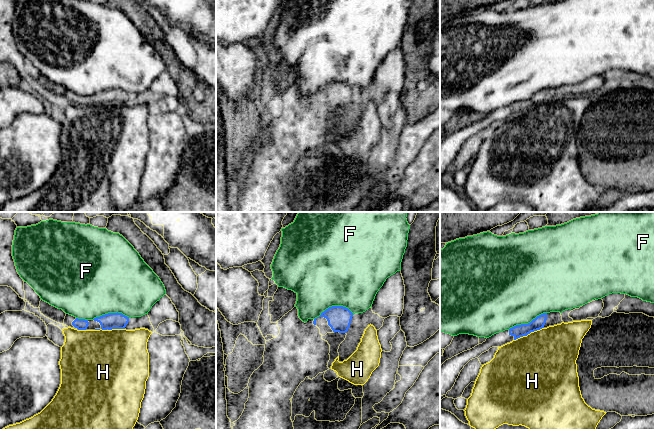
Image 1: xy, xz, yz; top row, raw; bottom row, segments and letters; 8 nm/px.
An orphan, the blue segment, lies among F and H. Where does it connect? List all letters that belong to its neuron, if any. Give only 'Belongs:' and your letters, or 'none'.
Belongs: none

